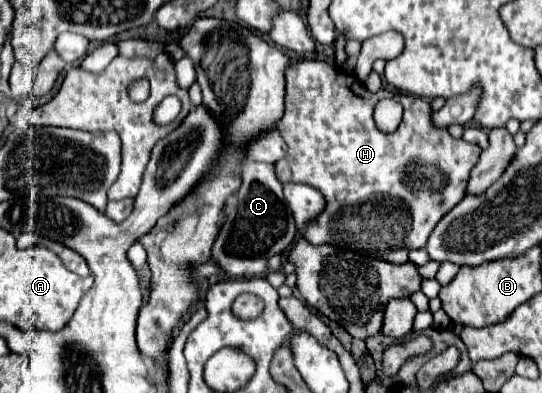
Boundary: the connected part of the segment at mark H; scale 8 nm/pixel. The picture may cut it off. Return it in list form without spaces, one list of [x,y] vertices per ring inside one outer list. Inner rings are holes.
[[[306,58],[306,60],[300,60],[292,66],[288,66],[286,70],[286,108],[284,108],[284,116],[278,120],[278,130],[284,138],[284,142],[288,144],[288,152],[284,158],[280,158],[276,164],[274,164],[274,170],[276,170],[276,178],[282,182],[282,184],[288,184],[288,182],[302,182],[302,184],[308,184],[308,186],[314,186],[316,190],[320,190],[326,198],[326,210],[318,216],[318,222],[312,222],[310,226],[306,226],[306,230],[302,232],[304,236],[310,238],[312,244],[322,244],[322,242],[330,242],[338,248],[344,248],[344,250],[354,250],[354,252],[360,252],[364,256],[372,256],[372,258],[382,258],[386,262],[392,262],[392,264],[402,264],[402,262],[408,262],[408,252],[410,250],[418,250],[418,248],[424,248],[426,242],[428,242],[428,236],[432,234],[434,226],[442,220],[442,214],[448,214],[466,194],[466,182],[470,178],[470,170],[476,166],[478,158],[480,158],[481,148],[474,146],[474,144],[468,144],[464,142],[462,138],[460,140],[454,140],[446,128],[434,128],[432,122],[430,122],[430,104],[424,100],[424,98],[418,98],[418,96],[410,96],[410,94],[396,94],[396,92],[388,92],[388,90],[378,90],[376,94],[370,94],[366,90],[366,86],[362,82],[358,82],[358,78],[354,78],[354,74],[348,74],[340,68],[336,68],[336,64],[328,64],[324,60],[318,60],[318,58]],[[382,98],[394,98],[398,100],[402,106],[404,106],[404,116],[402,116],[402,122],[400,126],[396,128],[396,132],[392,134],[384,134],[376,128],[374,124],[374,118],[372,118],[372,110],[376,106],[378,100]]]

